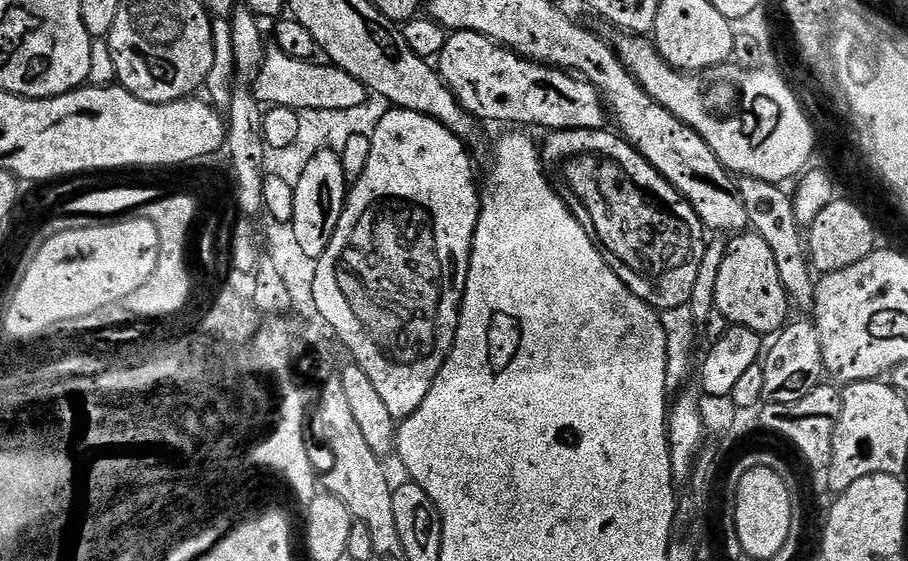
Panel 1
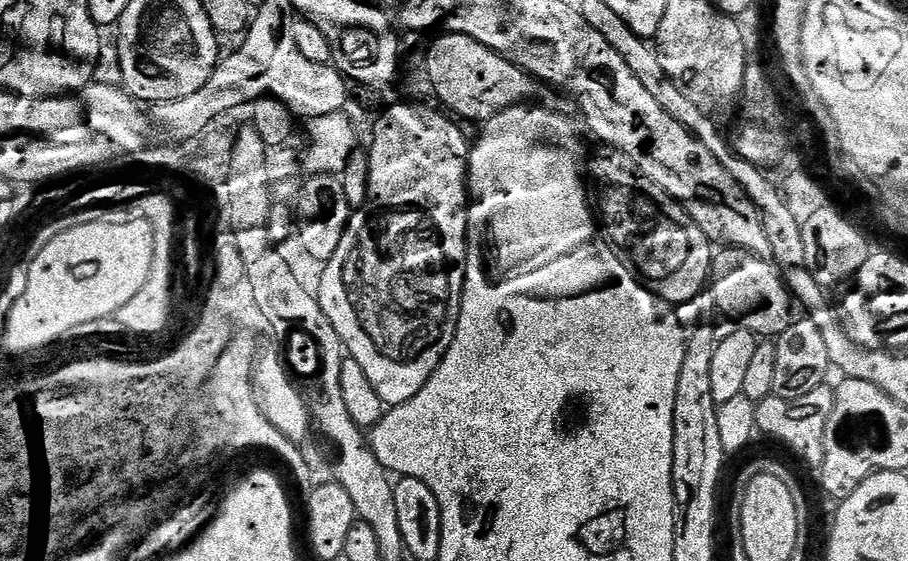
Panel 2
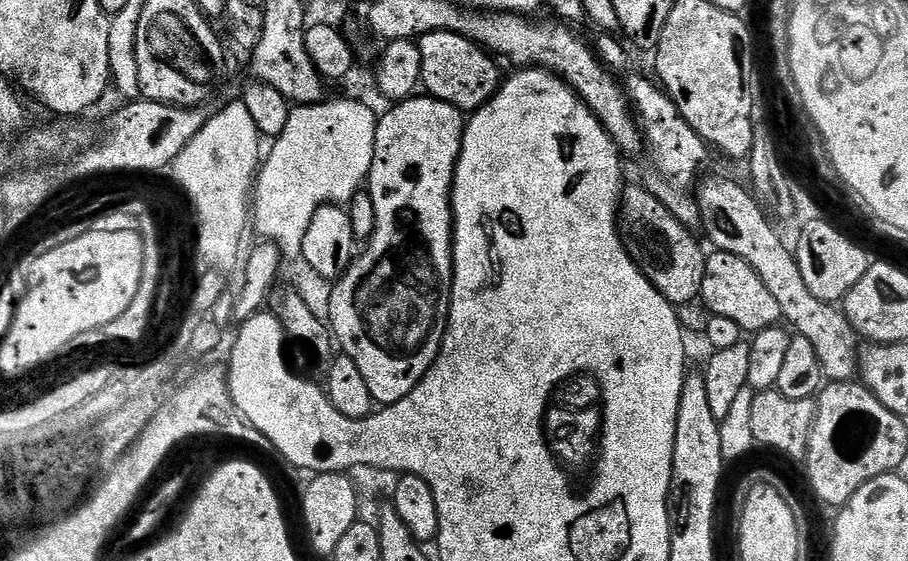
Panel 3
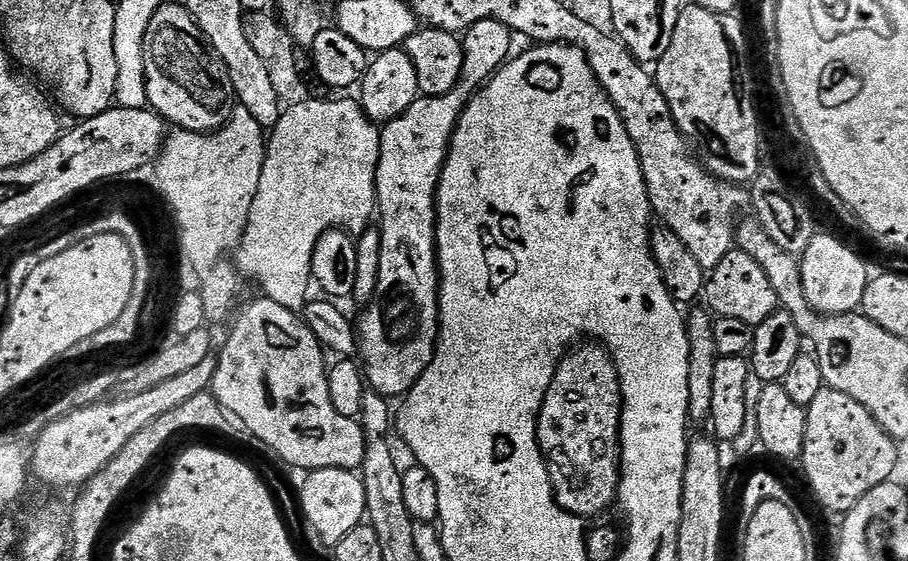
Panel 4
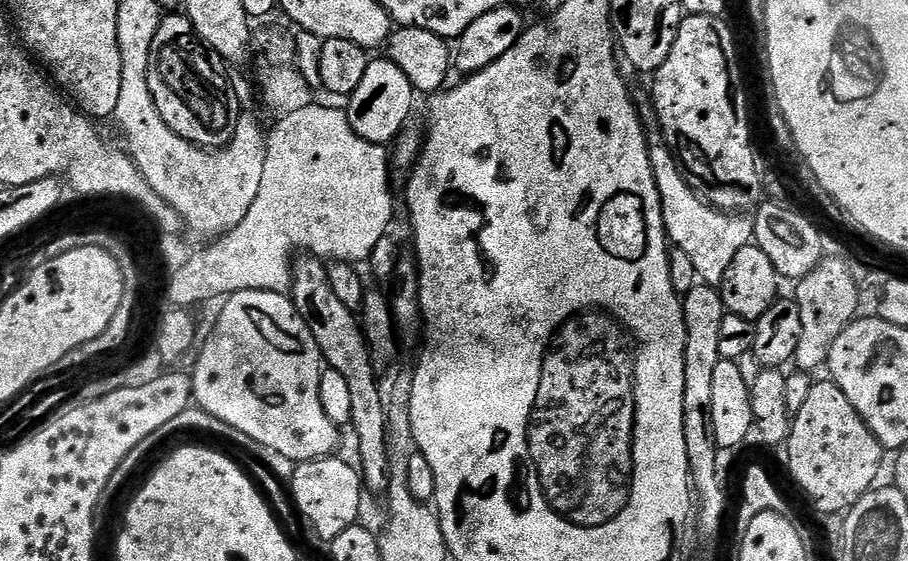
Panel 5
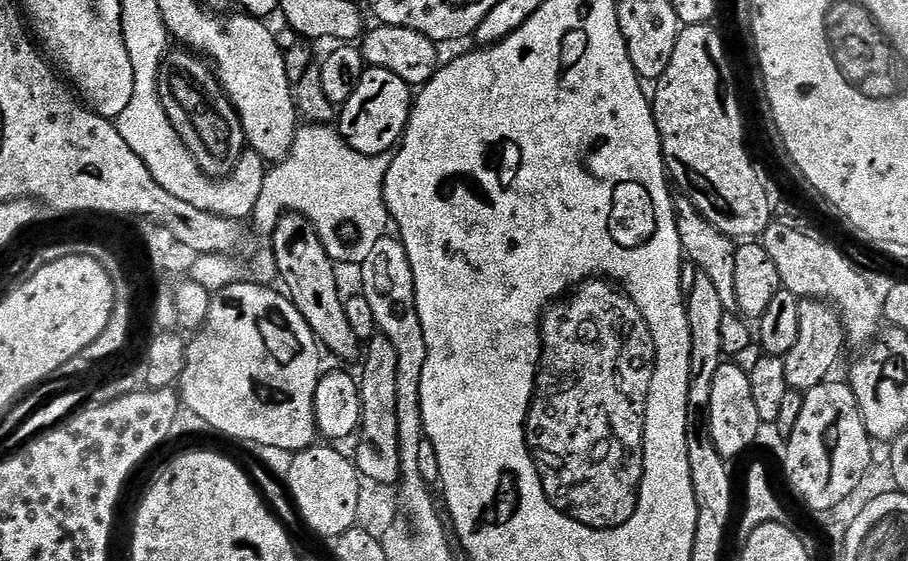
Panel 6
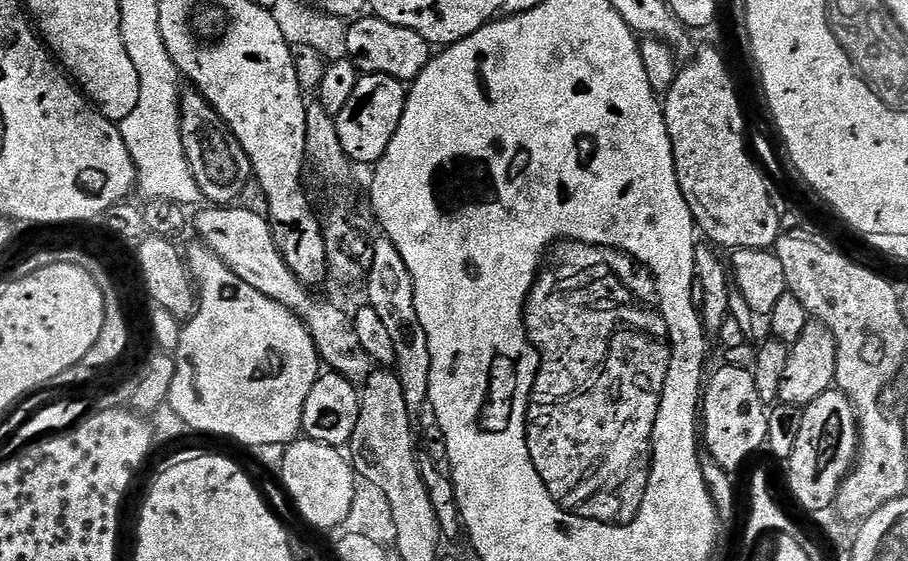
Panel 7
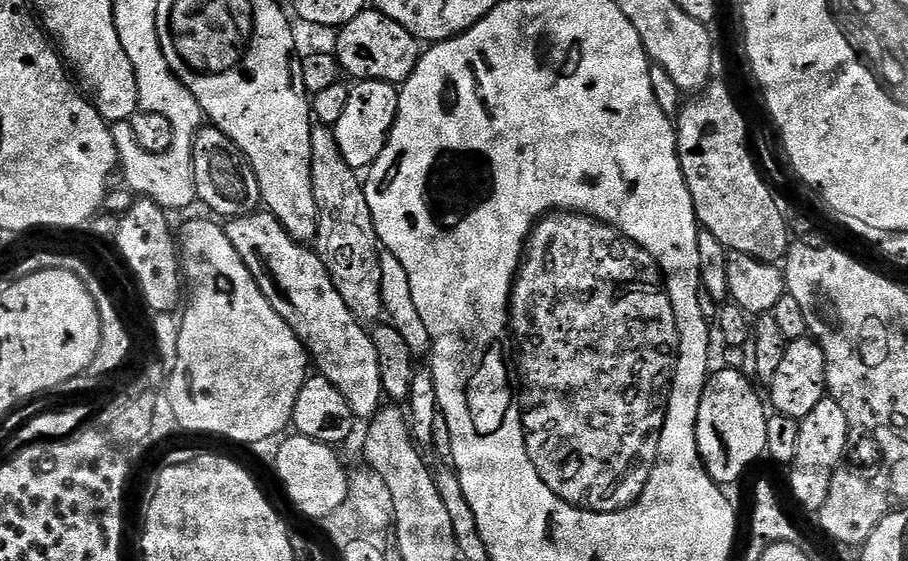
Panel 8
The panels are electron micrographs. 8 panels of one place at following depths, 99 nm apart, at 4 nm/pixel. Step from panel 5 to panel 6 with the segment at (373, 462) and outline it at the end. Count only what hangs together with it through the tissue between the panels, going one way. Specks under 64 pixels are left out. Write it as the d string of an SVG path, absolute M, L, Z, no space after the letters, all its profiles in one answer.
M296 212L285 213L271 236L270 247L276 259L279 283L284 283L283 291L298 314L306 318L317 341L340 360L352 360L356 355L357 359L362 352L362 342L350 327L350 318L346 318L345 297L340 296L340 284L336 281L337 265L328 256L311 222Z

